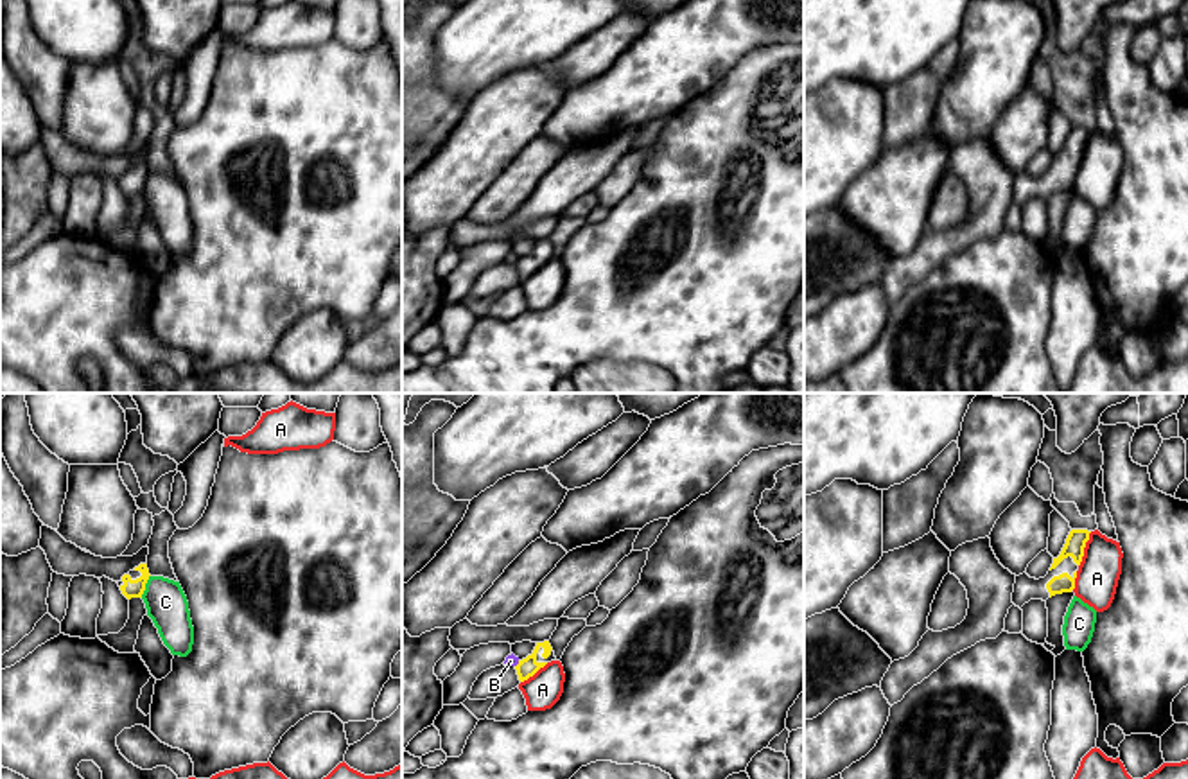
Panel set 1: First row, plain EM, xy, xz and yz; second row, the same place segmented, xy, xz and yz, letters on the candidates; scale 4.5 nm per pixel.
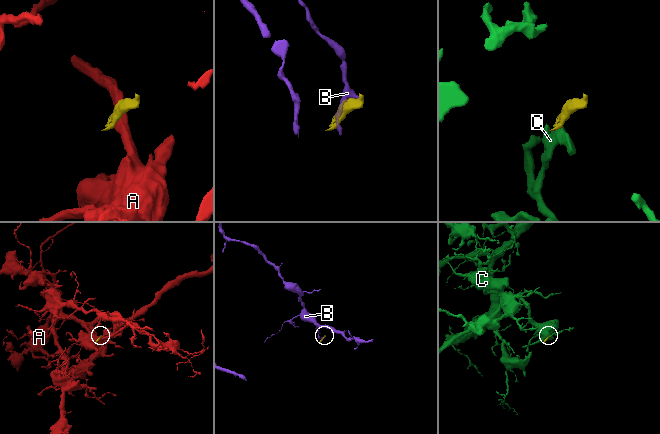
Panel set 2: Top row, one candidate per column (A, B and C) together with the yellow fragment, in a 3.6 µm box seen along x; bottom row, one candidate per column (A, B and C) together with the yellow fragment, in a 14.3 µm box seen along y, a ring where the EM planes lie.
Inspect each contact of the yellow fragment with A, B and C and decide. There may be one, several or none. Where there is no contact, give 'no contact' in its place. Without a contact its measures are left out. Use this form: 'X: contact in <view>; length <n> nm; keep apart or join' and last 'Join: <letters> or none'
A: contact in yz; length 170 nm; keep apart
B: contact in xz; length 40 nm; keep apart
C: contact in xy; length 110 nm; keep apart
Join: none

